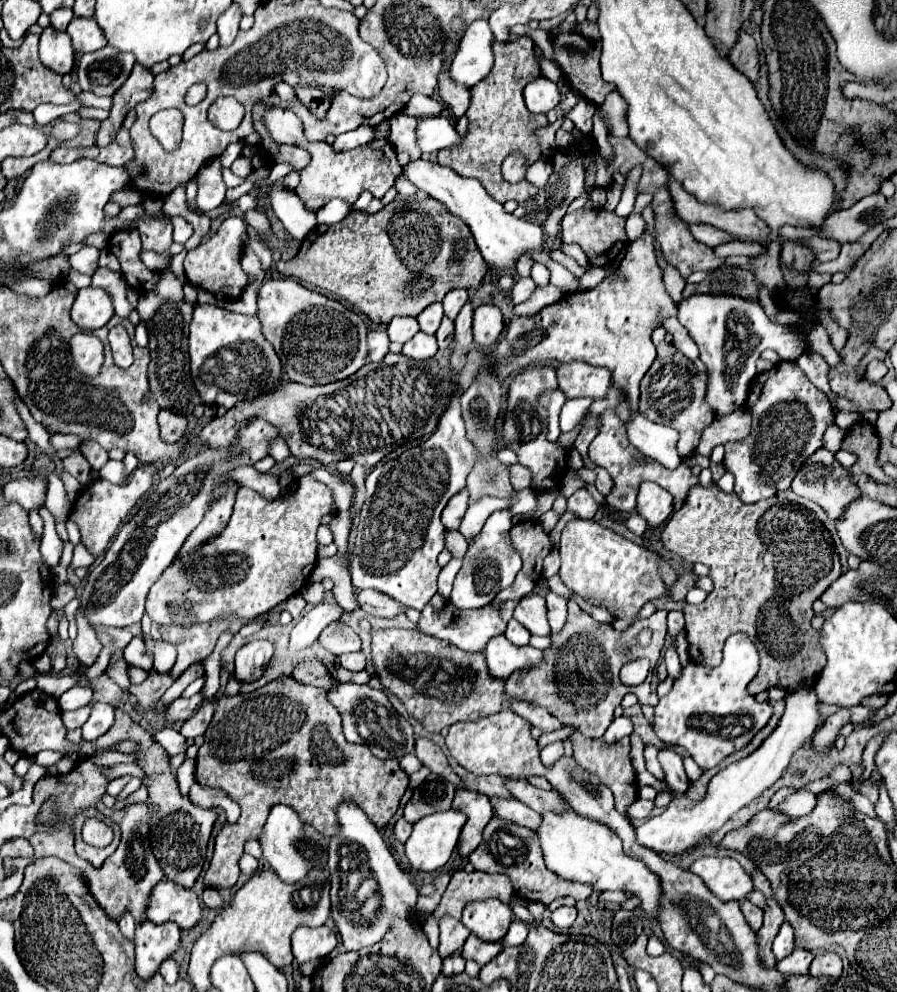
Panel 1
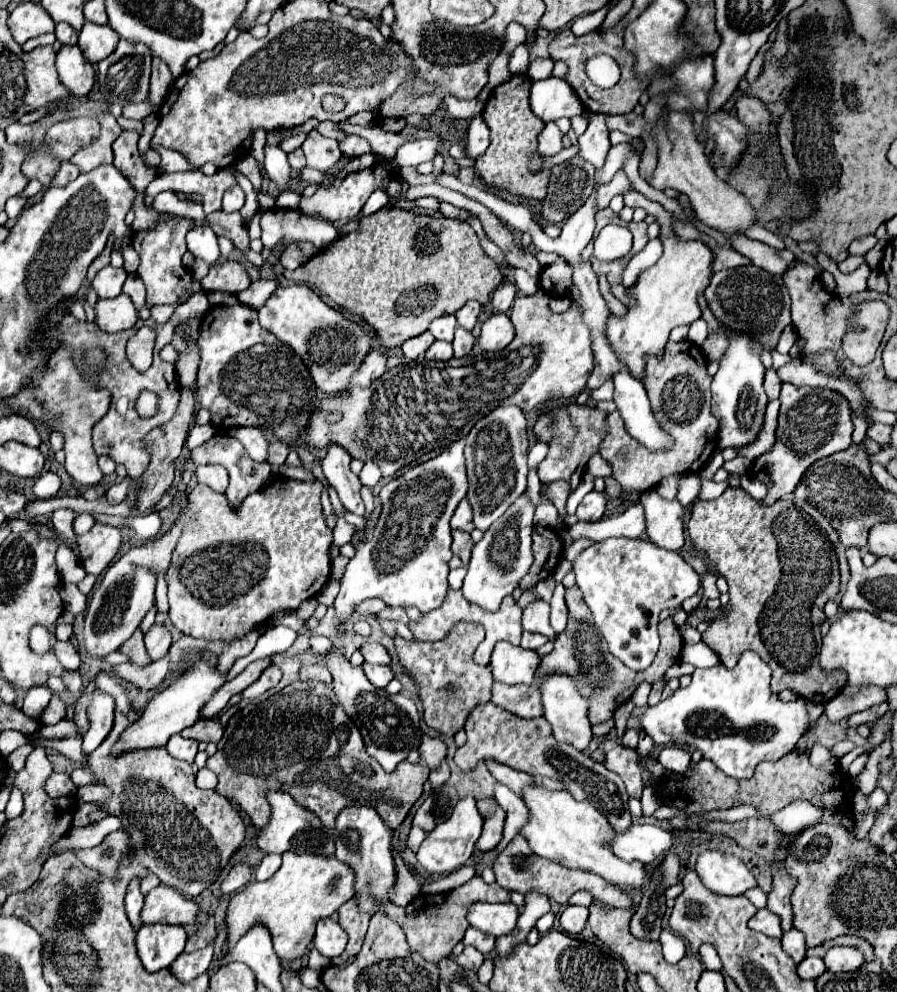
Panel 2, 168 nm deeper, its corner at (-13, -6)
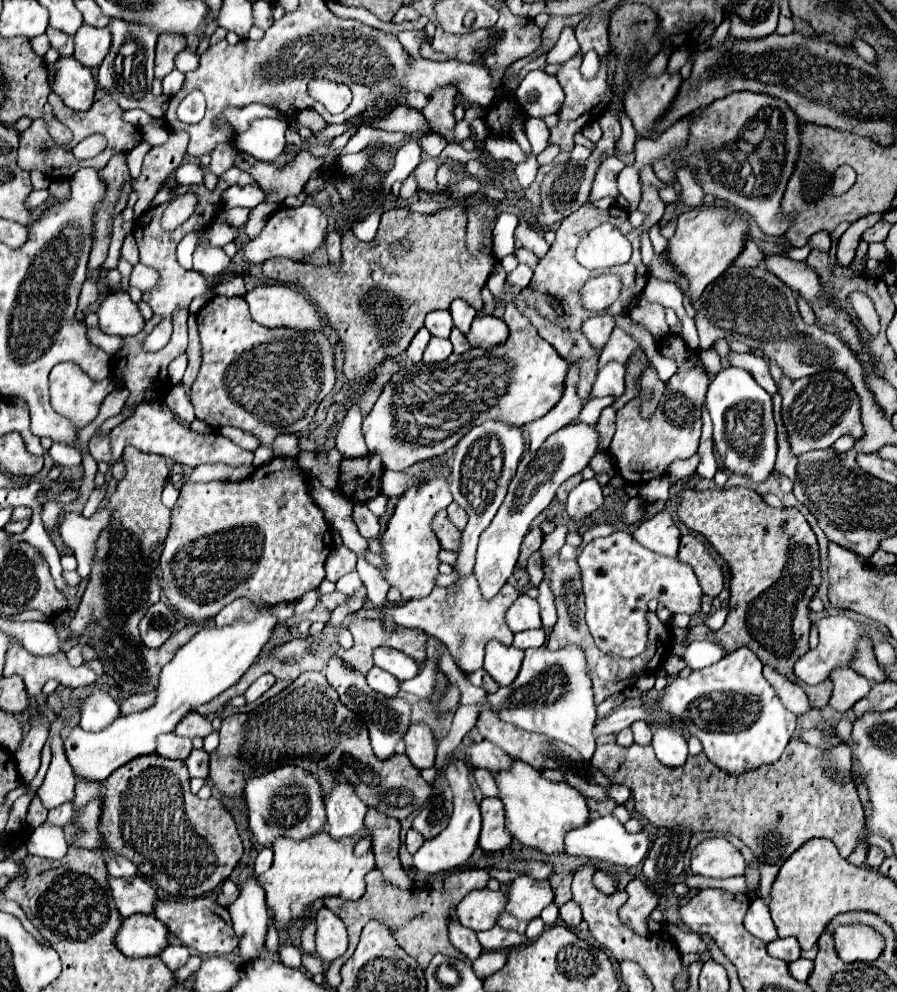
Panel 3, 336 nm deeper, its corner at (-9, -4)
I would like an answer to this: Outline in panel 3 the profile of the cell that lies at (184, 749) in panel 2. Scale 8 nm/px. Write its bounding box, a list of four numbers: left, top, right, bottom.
[156,734,192,760]

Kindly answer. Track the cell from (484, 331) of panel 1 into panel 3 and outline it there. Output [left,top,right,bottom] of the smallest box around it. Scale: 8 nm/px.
[466,316,508,348]

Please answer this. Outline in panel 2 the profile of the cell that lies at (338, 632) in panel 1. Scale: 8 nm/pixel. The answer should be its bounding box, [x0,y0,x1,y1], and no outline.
[360,642,390,664]

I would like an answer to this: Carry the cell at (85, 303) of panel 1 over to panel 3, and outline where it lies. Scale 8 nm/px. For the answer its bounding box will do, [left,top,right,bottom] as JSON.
[100,292,144,336]

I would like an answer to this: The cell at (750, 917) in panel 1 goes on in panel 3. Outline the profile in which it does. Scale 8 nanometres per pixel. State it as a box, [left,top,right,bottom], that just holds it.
[744,898,778,944]

